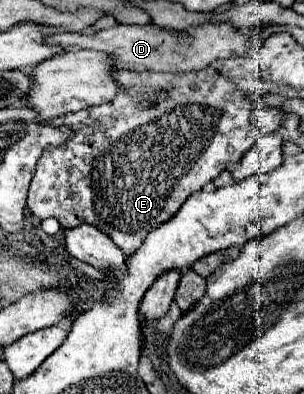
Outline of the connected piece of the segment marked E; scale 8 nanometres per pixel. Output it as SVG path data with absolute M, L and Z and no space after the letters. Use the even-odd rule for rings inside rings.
M247 56L215 60L209 68L181 74L113 70L113 80L121 86L115 100L45 122L51 126L69 126L73 138L69 138L65 146L45 148L31 180L27 206L39 220L57 218L61 228L73 228L81 222L91 224L131 256L145 236L155 226L173 218L193 192L201 190L231 164L239 162L257 138L281 128L287 114L281 106L267 104L261 98L247 98L251 88L245 76L257 72L257 68L253 58ZM159 92L165 92L165 98L153 104Z

